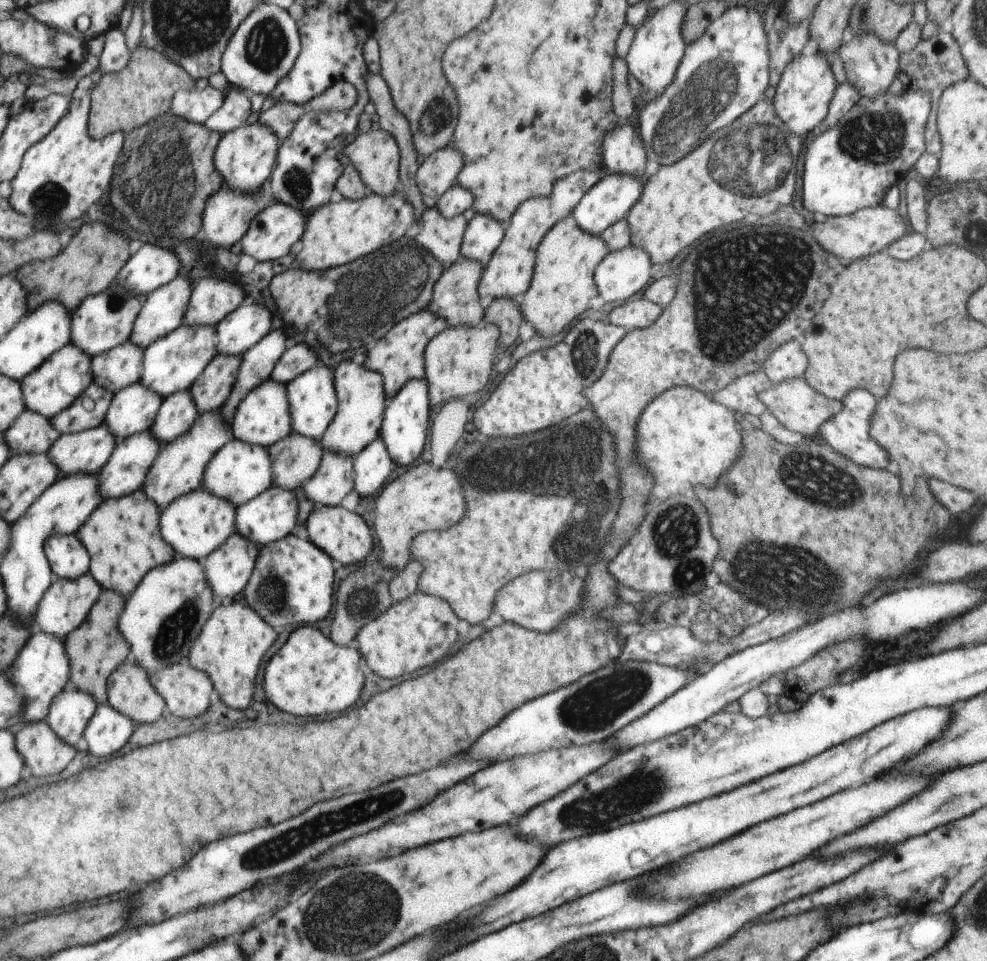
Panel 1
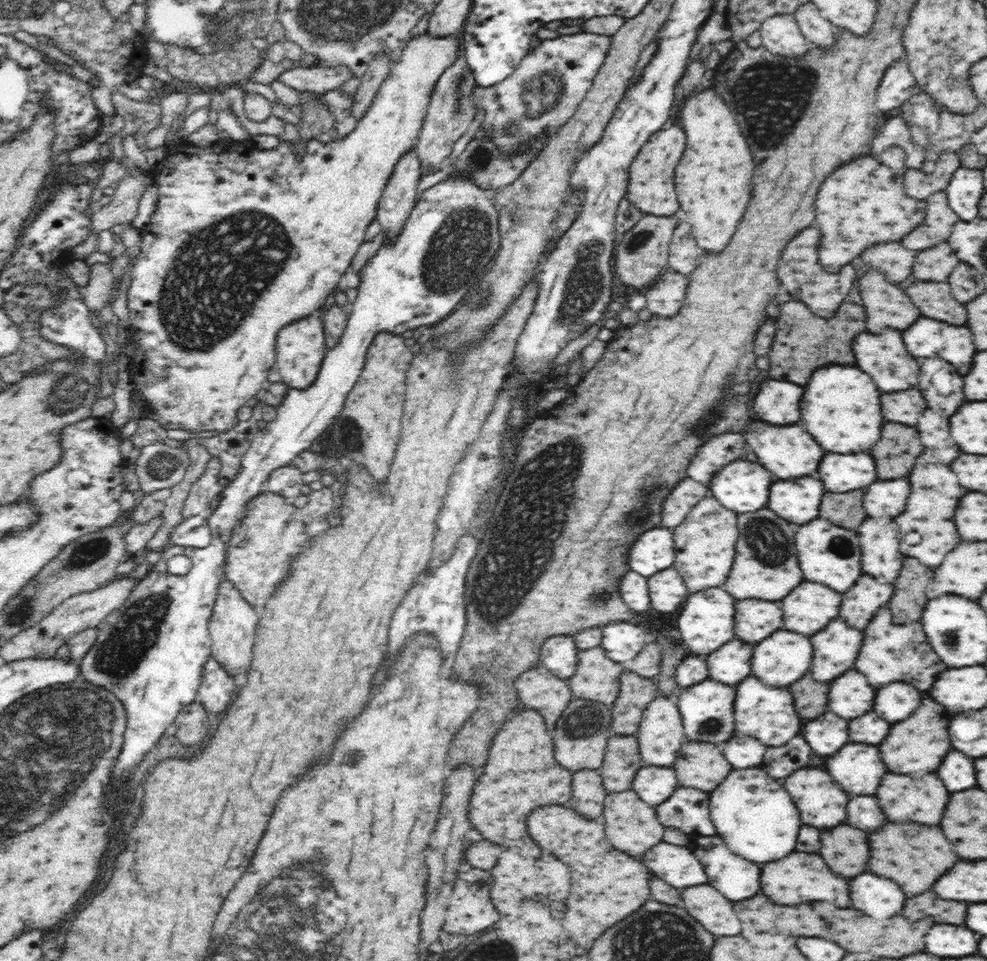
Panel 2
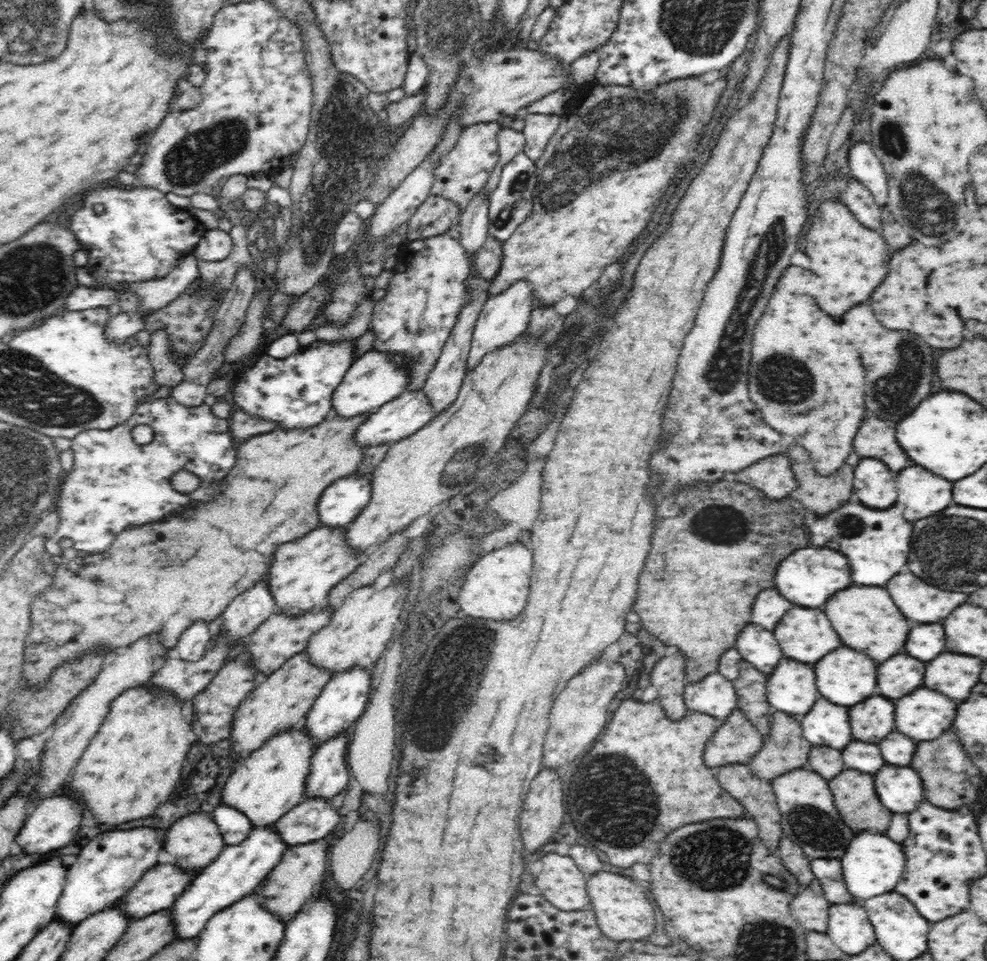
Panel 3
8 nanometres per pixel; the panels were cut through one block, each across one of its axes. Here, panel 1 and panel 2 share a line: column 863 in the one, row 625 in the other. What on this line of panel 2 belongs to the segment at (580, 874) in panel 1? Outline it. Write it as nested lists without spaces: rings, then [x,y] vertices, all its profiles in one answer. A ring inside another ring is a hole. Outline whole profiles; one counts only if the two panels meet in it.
[[[742,600],[736,604],[736,636],[744,642],[762,642],[772,632],[784,630],[782,610],[776,602]]]

